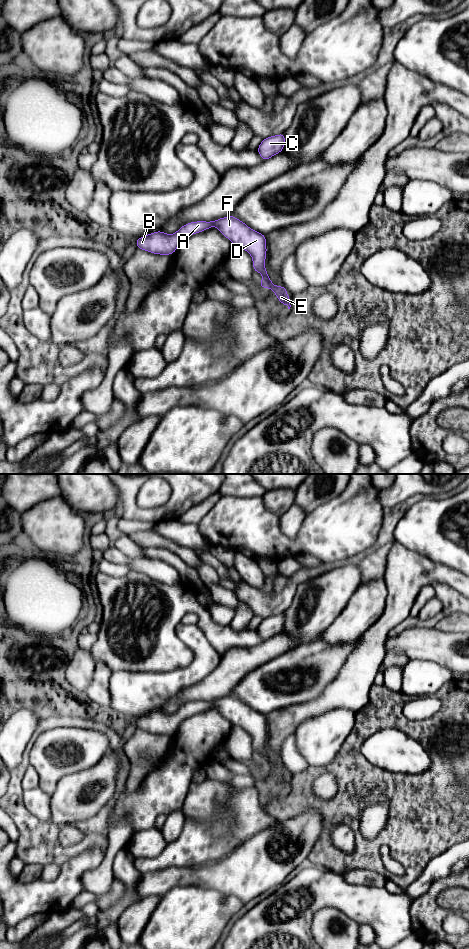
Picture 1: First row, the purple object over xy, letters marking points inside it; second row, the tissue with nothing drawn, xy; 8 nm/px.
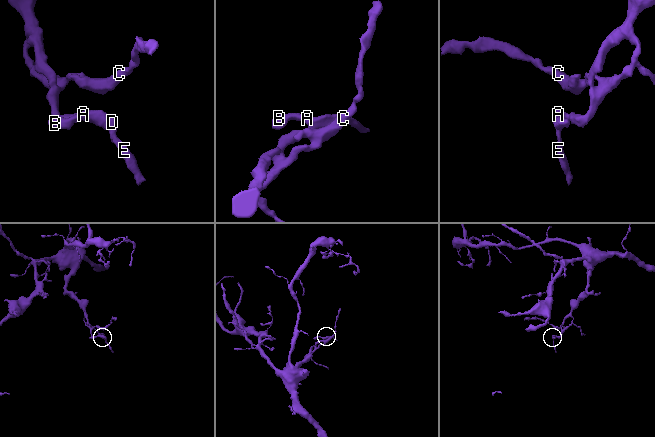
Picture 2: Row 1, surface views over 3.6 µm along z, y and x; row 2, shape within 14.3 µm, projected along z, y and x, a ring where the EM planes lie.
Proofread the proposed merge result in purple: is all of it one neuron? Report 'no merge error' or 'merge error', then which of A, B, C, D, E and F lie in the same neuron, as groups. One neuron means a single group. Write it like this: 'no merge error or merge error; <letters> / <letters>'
no merge error; A B C D E F

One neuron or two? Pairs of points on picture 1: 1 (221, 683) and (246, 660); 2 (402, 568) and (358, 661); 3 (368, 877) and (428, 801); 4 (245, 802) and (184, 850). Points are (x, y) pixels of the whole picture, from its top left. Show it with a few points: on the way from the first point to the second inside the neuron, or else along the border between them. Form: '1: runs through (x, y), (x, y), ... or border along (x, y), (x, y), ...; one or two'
1: runs through (227, 677), (240, 664); one
2: runs through (401, 591), (397, 610), (380, 629), (375, 638); one
3: border along (349, 871), (373, 870), (386, 879); two
4: runs through (230, 807), (199, 835); one

